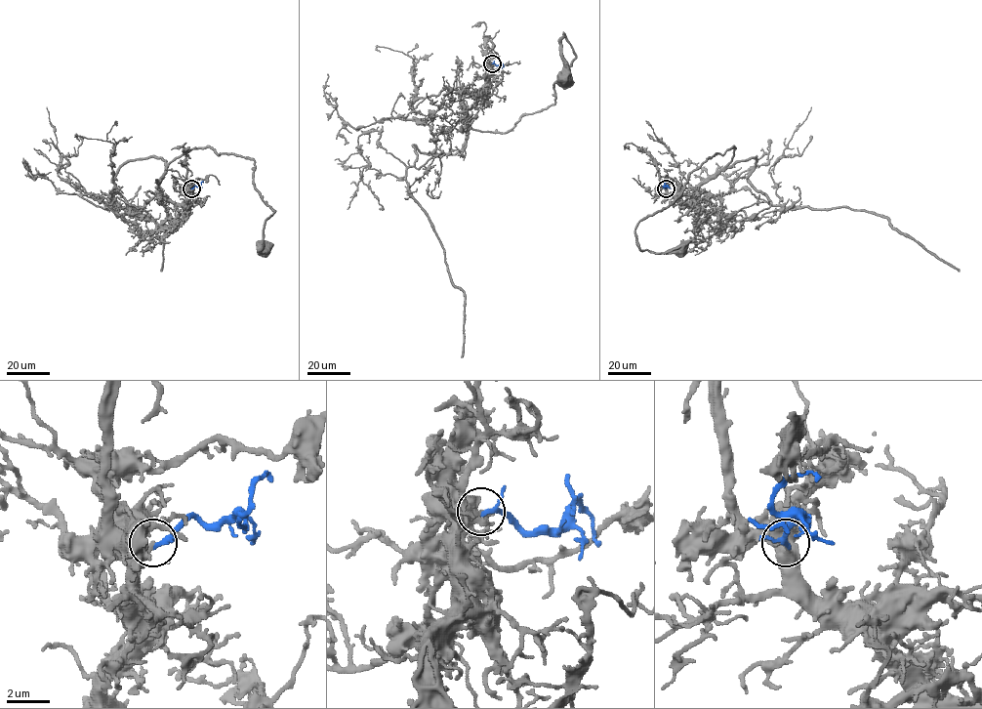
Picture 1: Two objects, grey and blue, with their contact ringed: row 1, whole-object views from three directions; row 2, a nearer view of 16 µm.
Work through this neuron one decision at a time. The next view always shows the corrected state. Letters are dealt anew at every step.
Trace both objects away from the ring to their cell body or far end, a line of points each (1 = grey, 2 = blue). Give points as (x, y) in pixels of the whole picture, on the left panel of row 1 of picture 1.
1: (191, 188), (180, 204), (159, 183), (192, 149), (254, 161), (254, 187), (274, 212), (265, 248)
2: (191, 188), (203, 182)

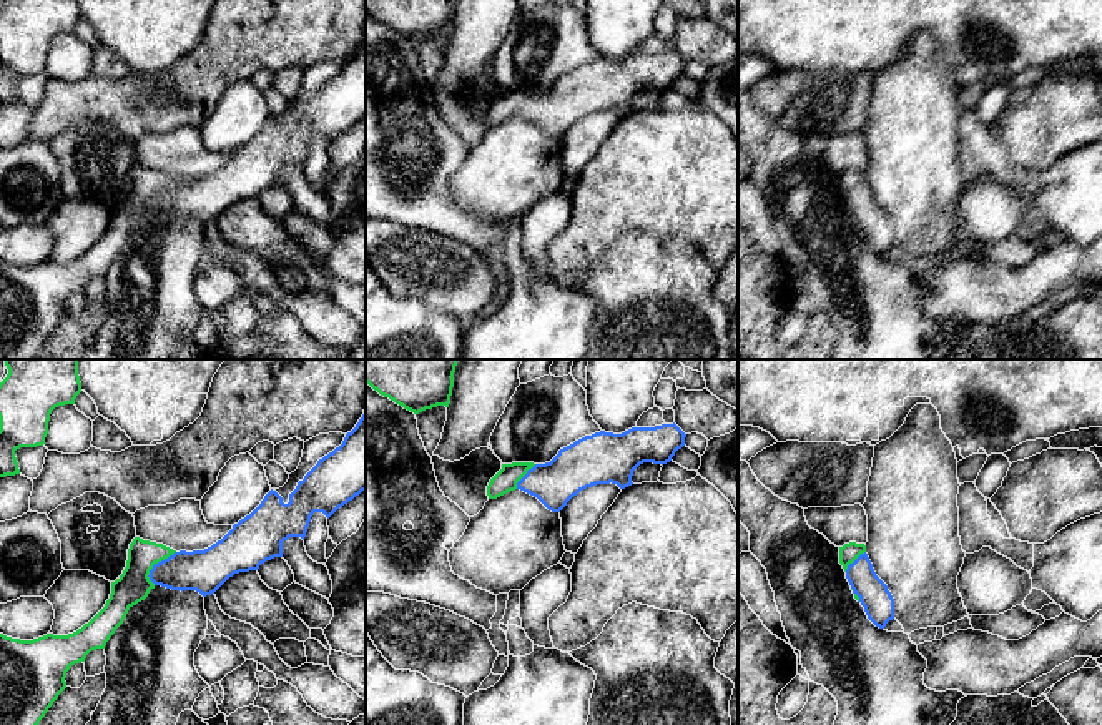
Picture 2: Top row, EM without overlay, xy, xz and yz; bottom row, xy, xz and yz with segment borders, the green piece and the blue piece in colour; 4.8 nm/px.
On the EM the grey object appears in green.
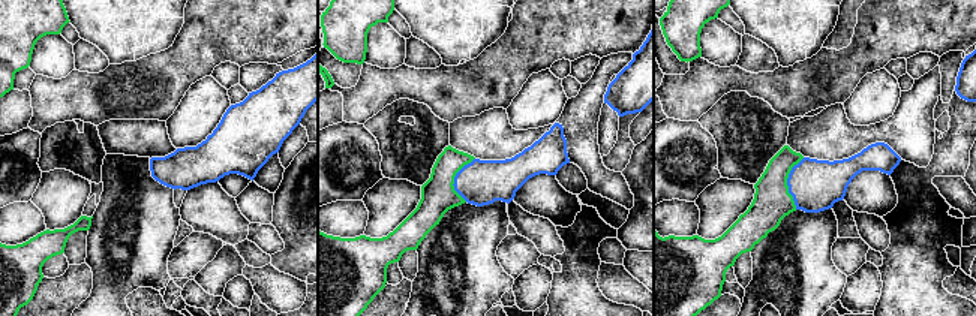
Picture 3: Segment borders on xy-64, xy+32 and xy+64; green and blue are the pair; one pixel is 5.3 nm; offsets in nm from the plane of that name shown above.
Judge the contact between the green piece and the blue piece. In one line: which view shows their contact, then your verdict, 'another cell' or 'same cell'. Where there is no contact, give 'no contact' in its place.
meets green in xy; same cell

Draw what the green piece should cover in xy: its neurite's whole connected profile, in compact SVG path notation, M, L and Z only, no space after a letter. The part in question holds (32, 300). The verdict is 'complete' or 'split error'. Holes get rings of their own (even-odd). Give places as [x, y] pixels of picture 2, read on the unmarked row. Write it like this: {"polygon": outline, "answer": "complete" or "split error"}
{"polygon": "M366 37L356 55L346 62L342 72L319 86L298 110L288 131L271 116L249 143L234 151L211 175L176 180L163 171L135 165L128 176L123 201L111 210L110 226L81 256L68 263L47 261L33 268L0 261L0 359L32 359L66 316L65 306L70 294L85 289L91 278L105 276L128 238L145 228L156 213L181 219L196 218L203 224L211 223L234 201L258 198L266 188L283 185L283 170L289 165L304 168L314 140L322 140L329 146L362 118L366 118Z", "answer": "split error"}

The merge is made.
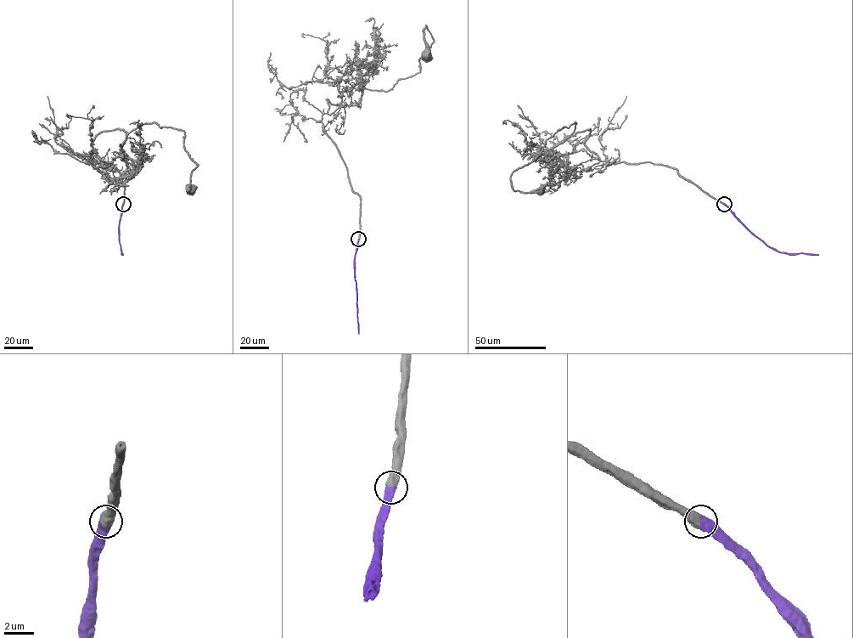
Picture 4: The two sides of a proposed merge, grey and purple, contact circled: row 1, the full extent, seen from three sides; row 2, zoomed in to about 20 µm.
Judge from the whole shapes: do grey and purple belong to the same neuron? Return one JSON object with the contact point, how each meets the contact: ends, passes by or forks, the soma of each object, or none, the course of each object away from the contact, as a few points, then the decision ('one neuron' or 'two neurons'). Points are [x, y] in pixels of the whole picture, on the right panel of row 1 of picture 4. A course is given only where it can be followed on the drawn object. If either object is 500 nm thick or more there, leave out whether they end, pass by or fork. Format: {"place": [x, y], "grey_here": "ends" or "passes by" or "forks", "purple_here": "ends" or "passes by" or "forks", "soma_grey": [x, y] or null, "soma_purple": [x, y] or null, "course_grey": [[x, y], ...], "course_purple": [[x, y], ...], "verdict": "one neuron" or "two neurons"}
{"place": [724, 204], "soma_grey": [541, 189], "soma_purple": null, "course_grey": [[724, 204], [667, 166], [600, 161], [575, 122], [510, 177], [514, 190], [541, 189]], "course_purple": [[724, 204], [770, 247], [788, 253], [818, 254]], "verdict": "one neuron"}

